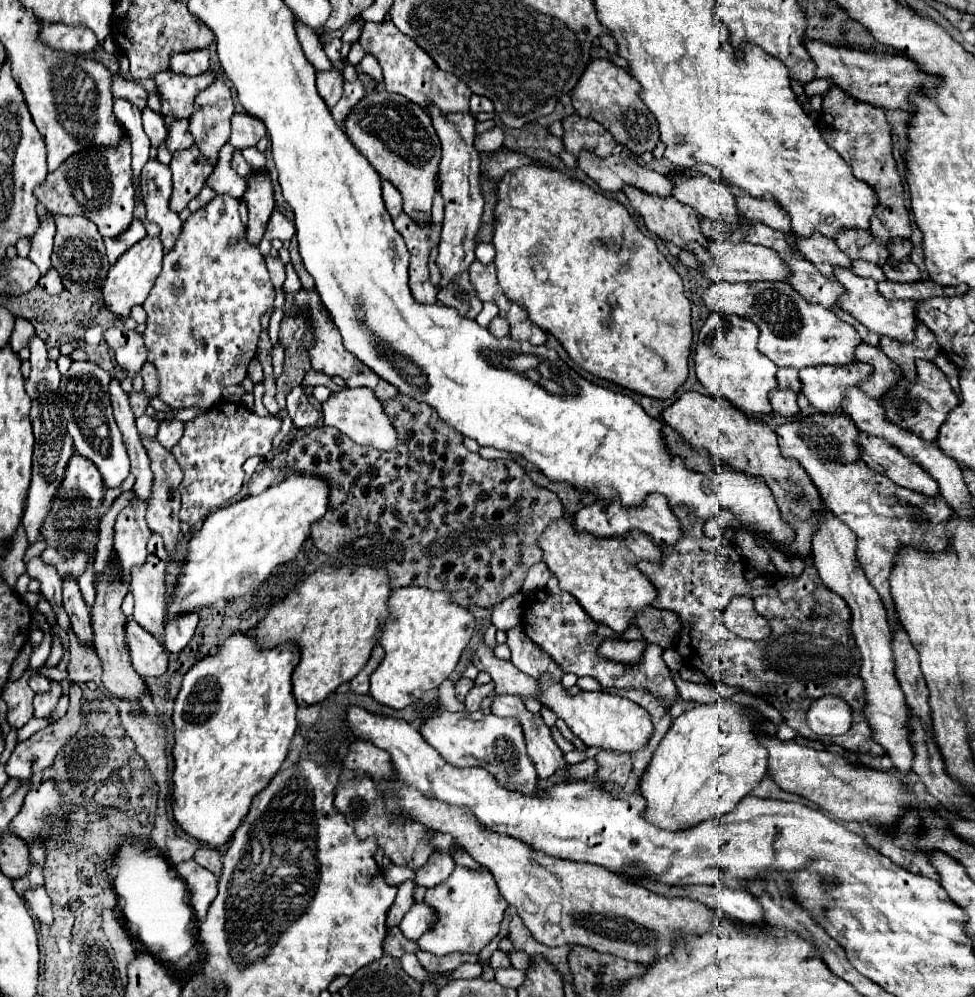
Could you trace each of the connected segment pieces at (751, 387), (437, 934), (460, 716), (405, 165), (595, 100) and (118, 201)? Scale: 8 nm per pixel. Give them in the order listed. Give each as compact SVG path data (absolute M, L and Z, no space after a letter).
M711 313L699 331L695 345L695 373L711 395L729 399L747 419L761 421L771 415L769 393L777 389L775 363L757 349L759 329L749 319L737 315Z
M459 865L447 883L427 889L425 903L437 911L439 921L417 943L421 951L429 951L437 957L445 957L449 953L479 953L499 933L499 925L507 909L507 901L501 897L497 883L487 869L473 871Z
M439 711L433 717L421 721L419 733L423 739L439 751L439 755L455 765L455 767L487 767L503 783L503 787L511 787L513 791L535 791L537 775L531 759L525 751L525 739L521 725L515 719L497 717L493 713L449 713Z
M367 93L359 101L359 107L351 111L351 117L347 117L345 131L373 169L399 189L405 205L403 211L411 215L417 225L429 225L433 197L437 193L435 179L441 163L441 143L425 109L395 93Z
M593 59L587 67L587 71L581 75L577 87L573 89L573 107L575 111L581 115L581 117L589 117L589 119L595 119L599 123L603 123L607 127L607 131L615 137L617 143L623 143L629 151L637 153L637 155L643 155L645 151L653 151L655 145L659 143L659 123L655 119L655 115L651 115L651 111L645 107L641 95L641 85L637 83L637 79L627 73L625 69L613 65L609 59Z
M121 143L115 149L95 151L89 147L79 155L71 155L59 171L47 175L43 187L35 191L39 203L51 211L51 215L83 215L91 219L103 237L117 237L133 219L133 183L131 183L131 145Z

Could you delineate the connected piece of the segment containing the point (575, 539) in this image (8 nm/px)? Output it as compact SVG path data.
M571 515L555 521L539 539L543 549L543 561L551 573L559 579L559 587L571 593L579 605L587 611L595 623L611 627L615 633L623 635L637 619L637 615L653 607L657 599L655 585L637 567L639 561L661 563L663 547L647 535L631 535L631 539L595 539L593 535L577 535L571 527Z

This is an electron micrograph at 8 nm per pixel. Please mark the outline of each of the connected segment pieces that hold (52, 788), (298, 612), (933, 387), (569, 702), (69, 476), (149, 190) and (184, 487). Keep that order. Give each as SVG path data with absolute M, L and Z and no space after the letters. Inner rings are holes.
M49 779L49 781L37 781L31 785L31 789L25 795L25 801L21 805L21 811L11 819L9 823L9 833L17 835L25 841L42 840L42 829L47 817L55 817L57 812L57 804L63 804L65 795L61 794L61 789L57 785L57 781Z
M325 565L307 577L297 591L269 609L267 617L257 625L255 637L263 647L295 641L301 649L301 661L293 673L293 693L299 705L321 703L365 667L383 633L389 597L391 585L385 569Z
M917 361L917 383L911 383L907 379L903 379L901 383L897 383L895 391L891 391L891 395L887 395L887 399L883 399L881 407L887 411L887 419L891 419L893 423L899 423L899 427L927 439L927 441L935 441L939 427L945 423L947 415L959 405L959 397L955 395L953 387L949 385L945 373L931 361Z
M543 677L539 681L539 689L543 695L541 701L551 711L555 711L557 717L561 717L569 725L569 729L579 739L585 741L585 745L613 753L635 753L635 751L643 751L649 745L649 739L653 735L653 723L649 713L637 703L601 691L599 693L581 691L579 695L571 697L565 693L565 687L561 683L553 683L549 677Z
M73 453L63 481L57 487L55 497L51 499L51 509L49 515L45 517L39 535L41 539L47 543L47 547L41 553L43 563L55 567L61 575L61 581L67 581L67 577L79 581L79 577L83 575L83 571L89 565L89 559L93 557L97 543L99 543L99 507L103 507L103 499L105 499L105 483L101 479L99 469L95 467L95 463L91 463L89 459L85 459L79 453Z
M147 161L141 171L141 183L143 183L143 201L147 207L147 219L161 227L159 237L167 253L175 245L183 227L179 215L169 207L171 171L167 165L161 165L159 161Z
M225 403L225 409L215 405L209 411L197 415L195 419L187 421L183 437L171 449L173 457L177 459L183 471L183 481L179 485L179 519L187 523L191 529L199 529L213 511L217 511L223 503L235 497L245 481L243 463L251 455L267 455L279 429L281 419L273 415L259 417L239 403Z

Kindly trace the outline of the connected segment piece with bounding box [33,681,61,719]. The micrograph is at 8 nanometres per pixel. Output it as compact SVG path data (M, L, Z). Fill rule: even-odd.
M53 681L53 687L51 687L51 691L49 691L47 695L35 695L35 701L33 701L35 717L37 717L37 719L47 719L47 717L51 717L55 705L57 705L57 701L59 701L59 697L61 697L61 687L59 687L59 683Z

